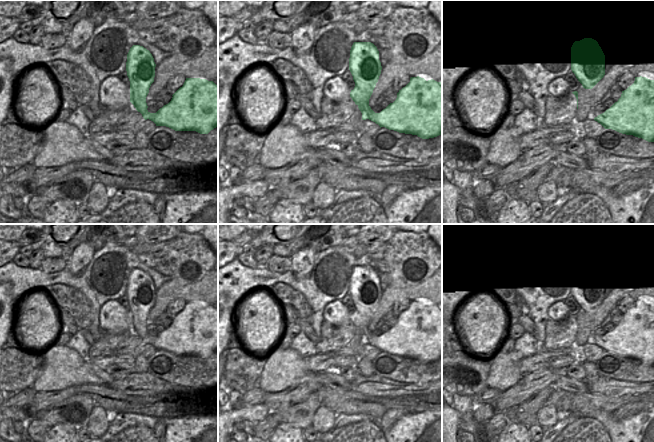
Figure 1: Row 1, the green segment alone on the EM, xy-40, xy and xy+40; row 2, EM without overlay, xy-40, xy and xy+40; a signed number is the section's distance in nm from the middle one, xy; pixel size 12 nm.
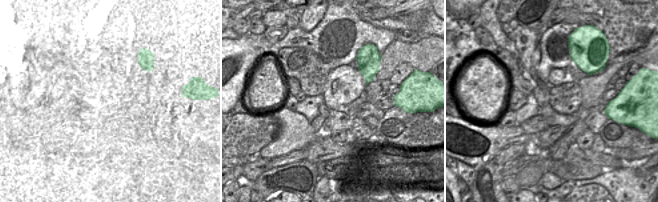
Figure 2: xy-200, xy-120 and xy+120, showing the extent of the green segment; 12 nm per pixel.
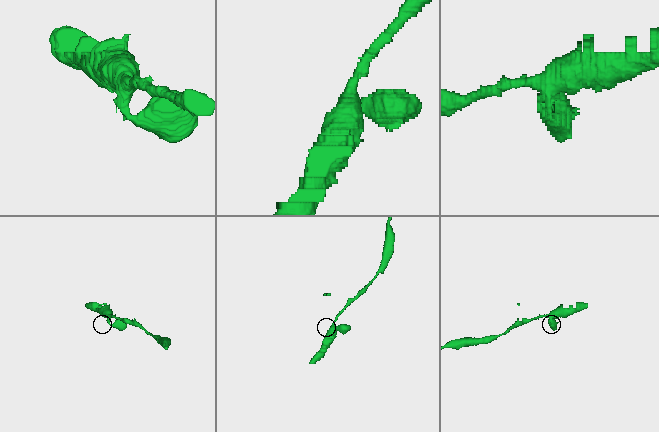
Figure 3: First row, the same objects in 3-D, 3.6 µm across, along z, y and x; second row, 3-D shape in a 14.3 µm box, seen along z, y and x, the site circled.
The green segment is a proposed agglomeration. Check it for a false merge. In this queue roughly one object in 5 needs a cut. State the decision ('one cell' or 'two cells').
one cell

